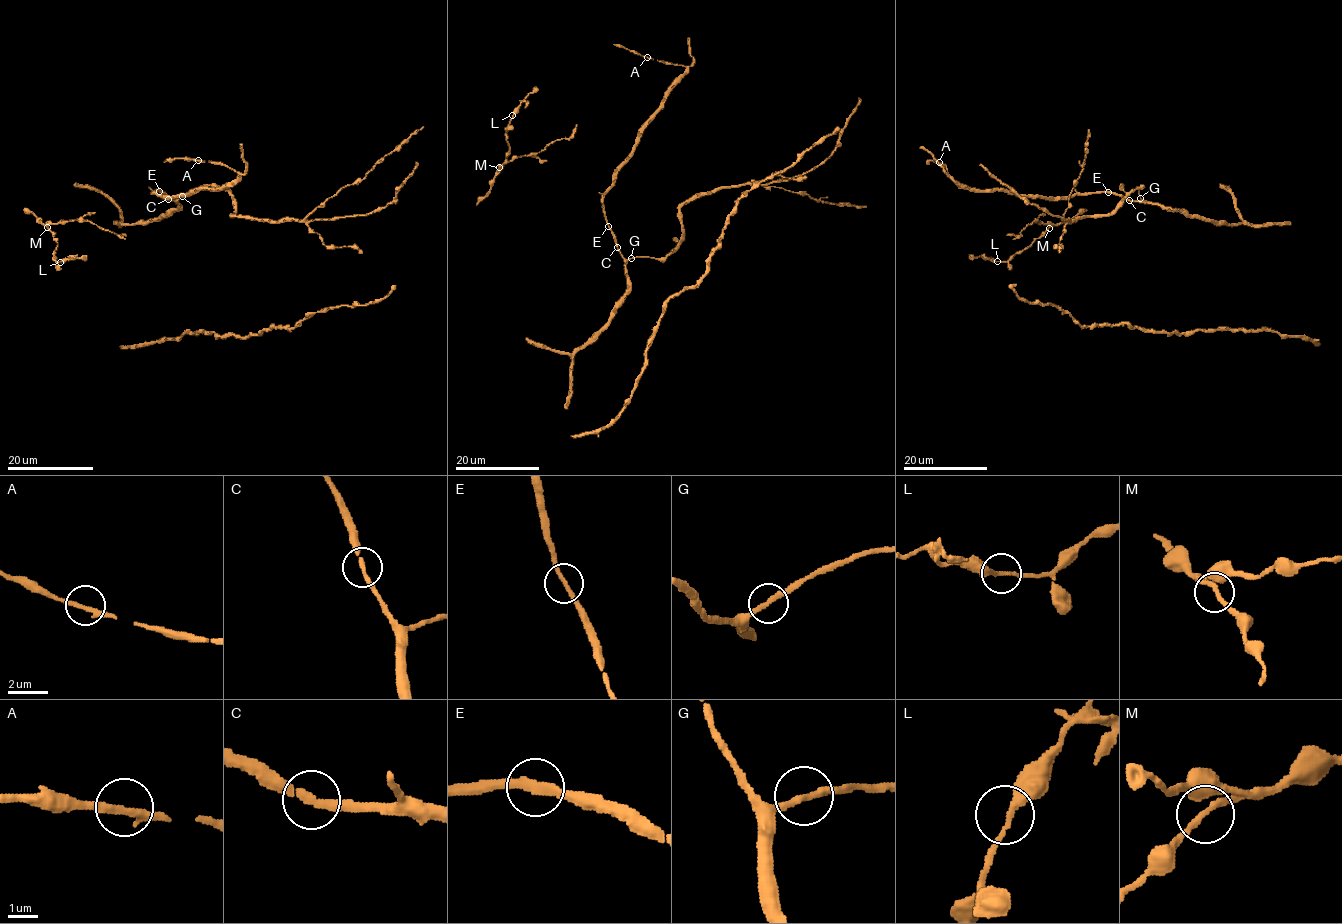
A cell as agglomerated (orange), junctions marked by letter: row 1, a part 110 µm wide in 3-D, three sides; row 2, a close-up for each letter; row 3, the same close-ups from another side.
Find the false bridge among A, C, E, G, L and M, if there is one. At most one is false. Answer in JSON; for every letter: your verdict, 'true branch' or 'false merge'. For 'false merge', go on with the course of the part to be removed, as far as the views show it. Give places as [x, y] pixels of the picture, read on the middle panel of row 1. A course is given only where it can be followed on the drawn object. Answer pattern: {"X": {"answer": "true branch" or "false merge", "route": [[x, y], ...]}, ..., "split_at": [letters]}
{"A": {"answer": "true branch"}, "C": {"answer": "true branch"}, "E": {"answer": "true branch"}, "G": {"answer": "true branch"}, "L": {"answer": "true branch"}, "M": {"answer": "true branch"}, "split_at": []}

